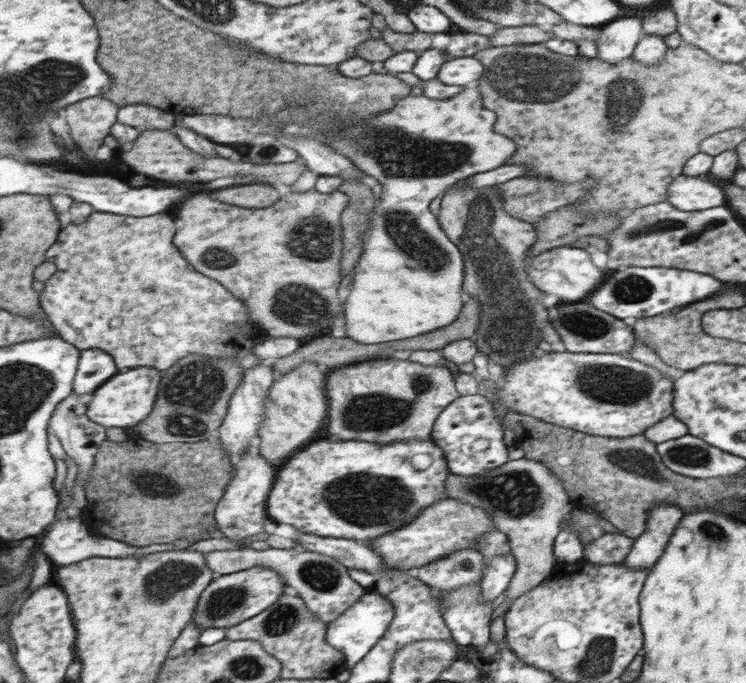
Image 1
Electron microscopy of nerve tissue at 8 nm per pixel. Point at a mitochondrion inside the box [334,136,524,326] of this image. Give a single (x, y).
(422, 249)

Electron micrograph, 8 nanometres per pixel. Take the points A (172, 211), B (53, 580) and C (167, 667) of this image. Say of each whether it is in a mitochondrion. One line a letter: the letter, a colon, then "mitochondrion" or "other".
A: other
B: other
C: other

